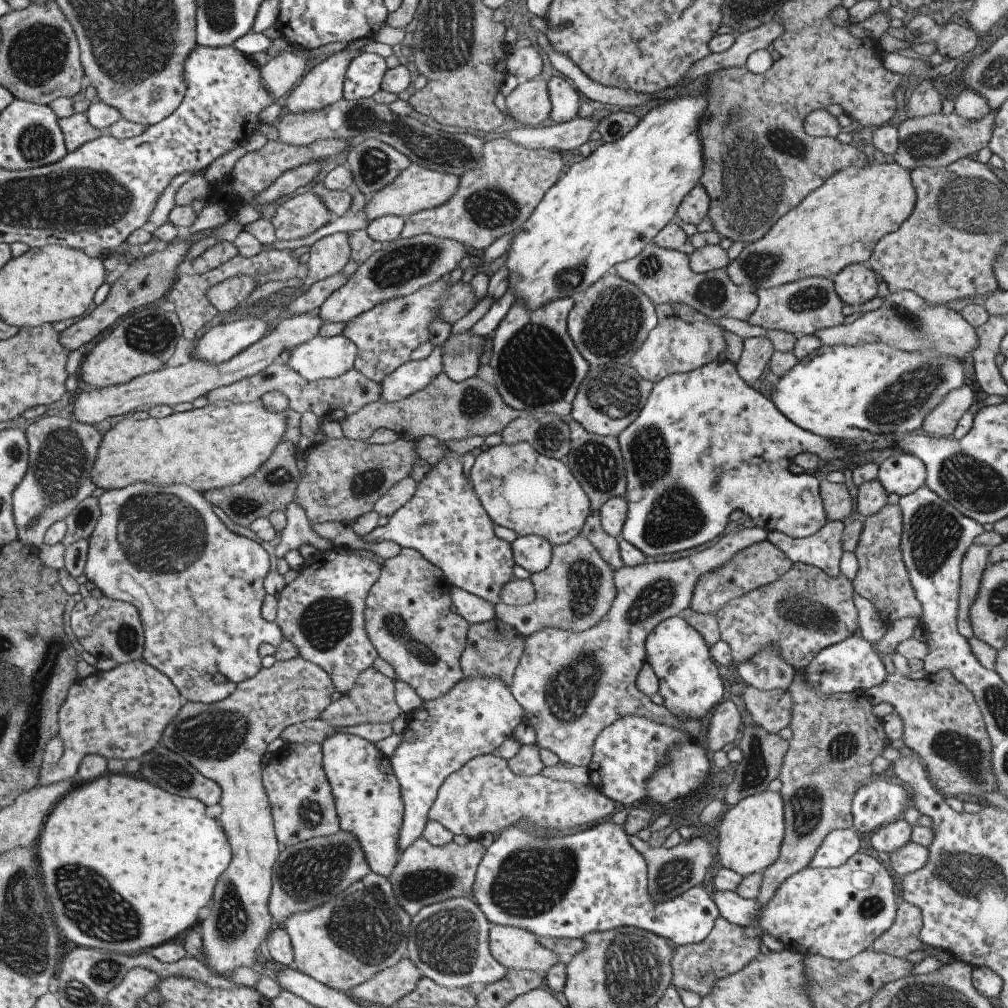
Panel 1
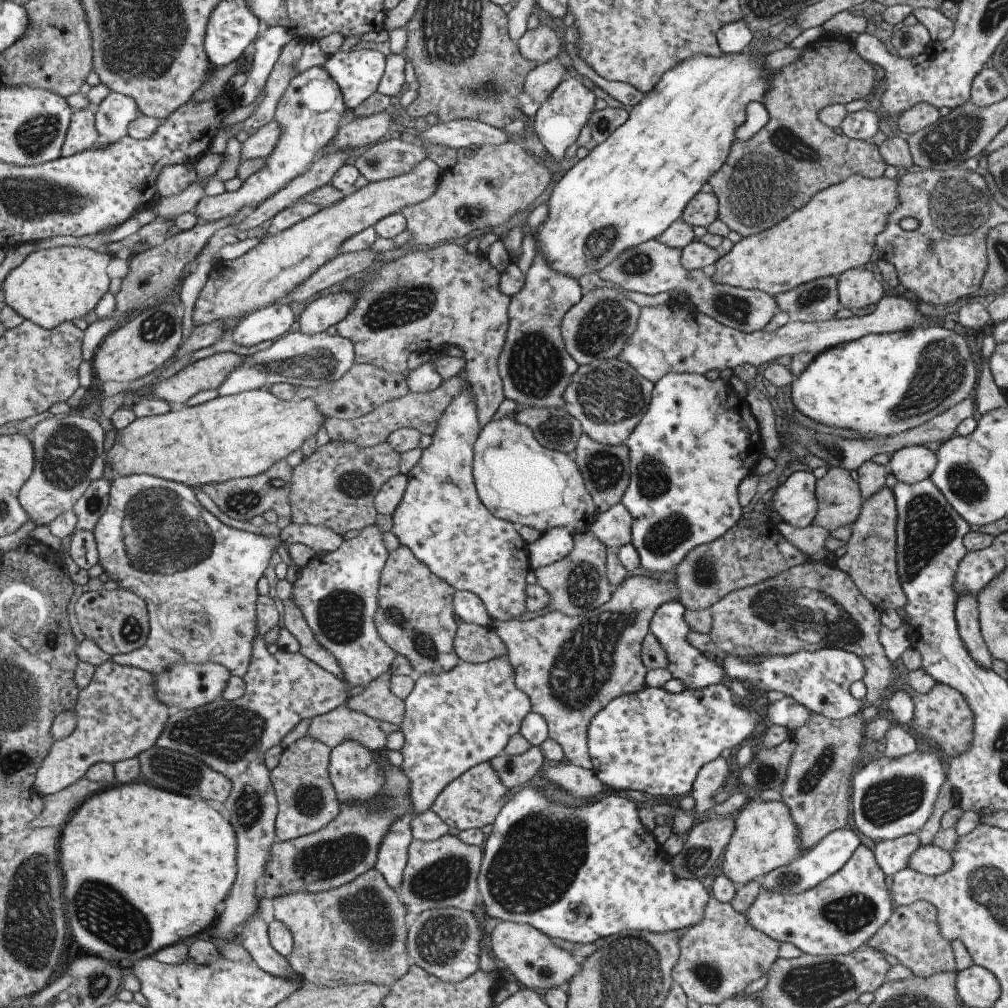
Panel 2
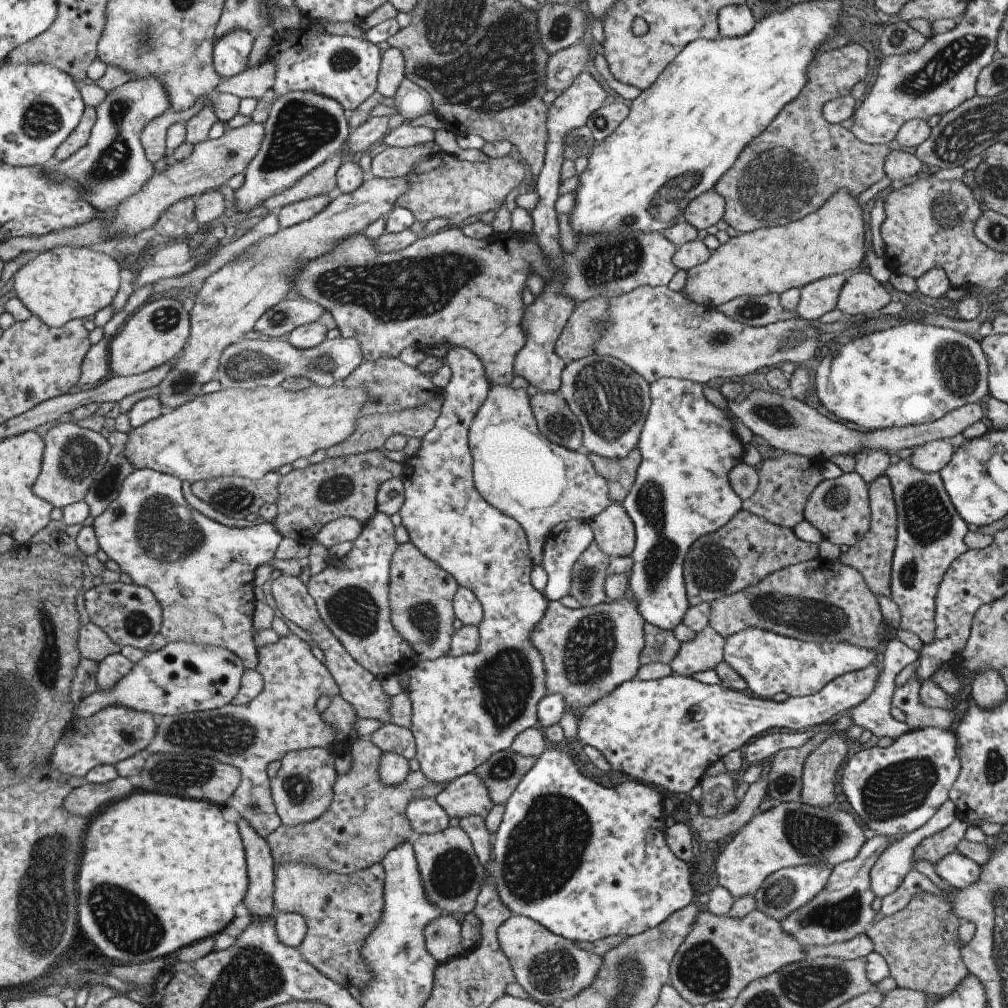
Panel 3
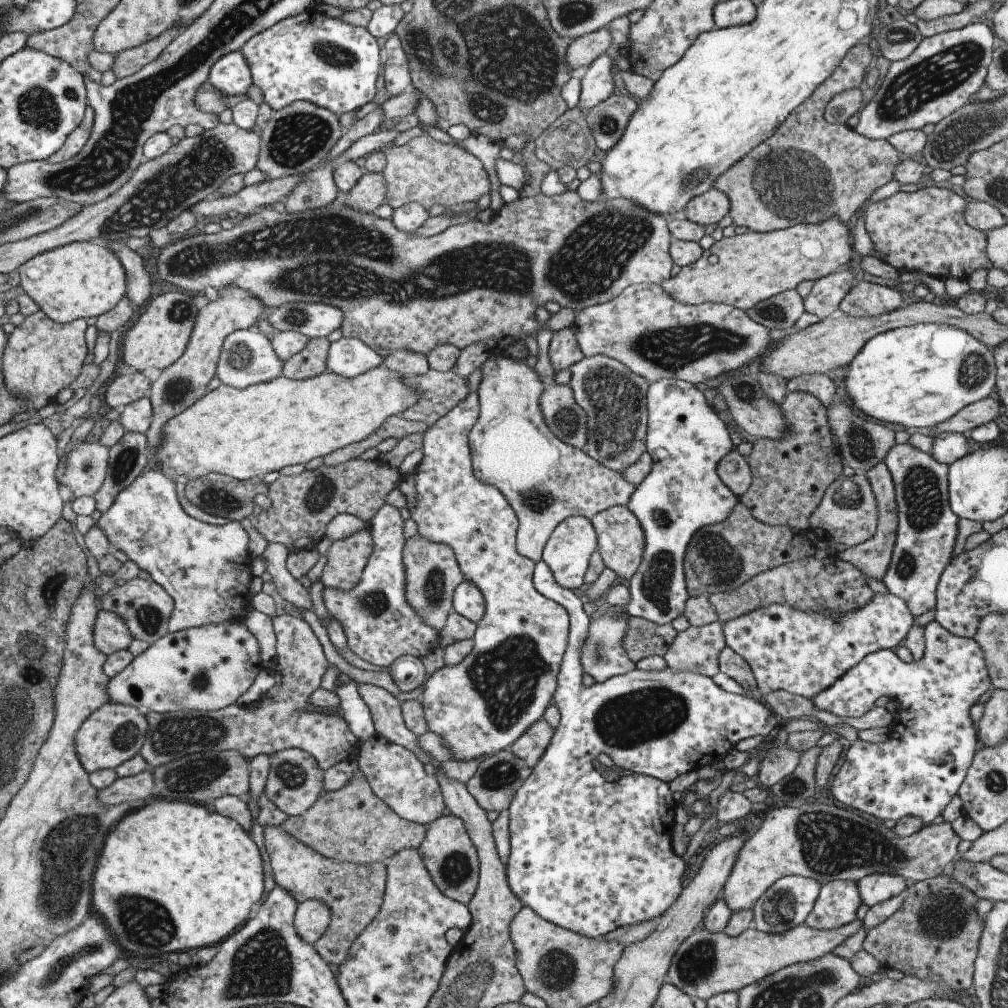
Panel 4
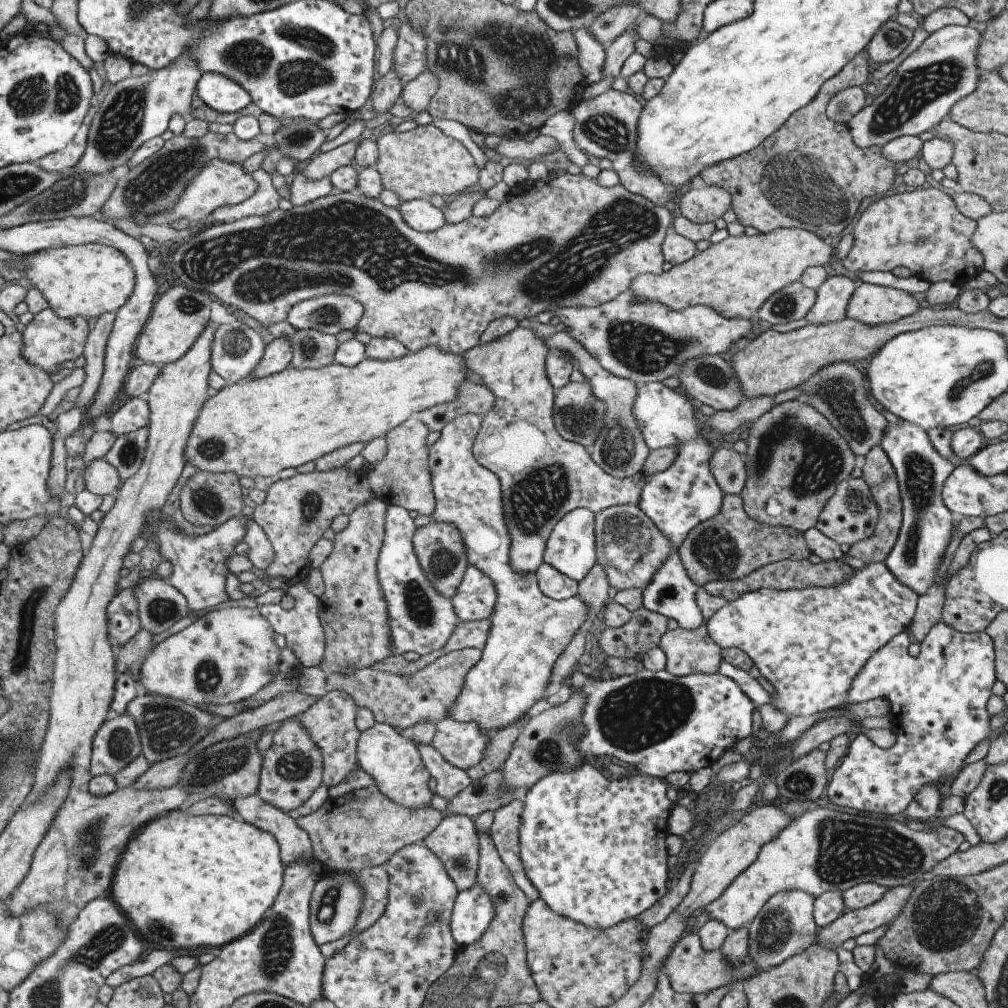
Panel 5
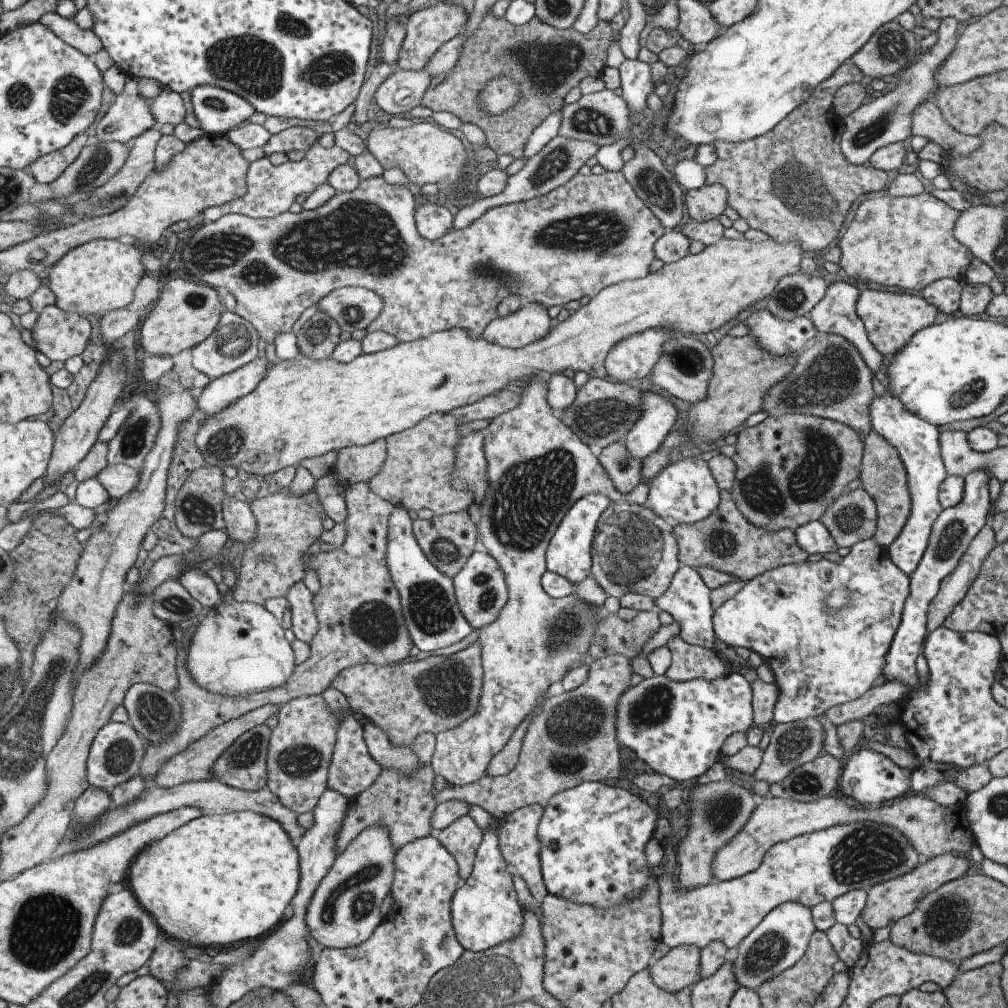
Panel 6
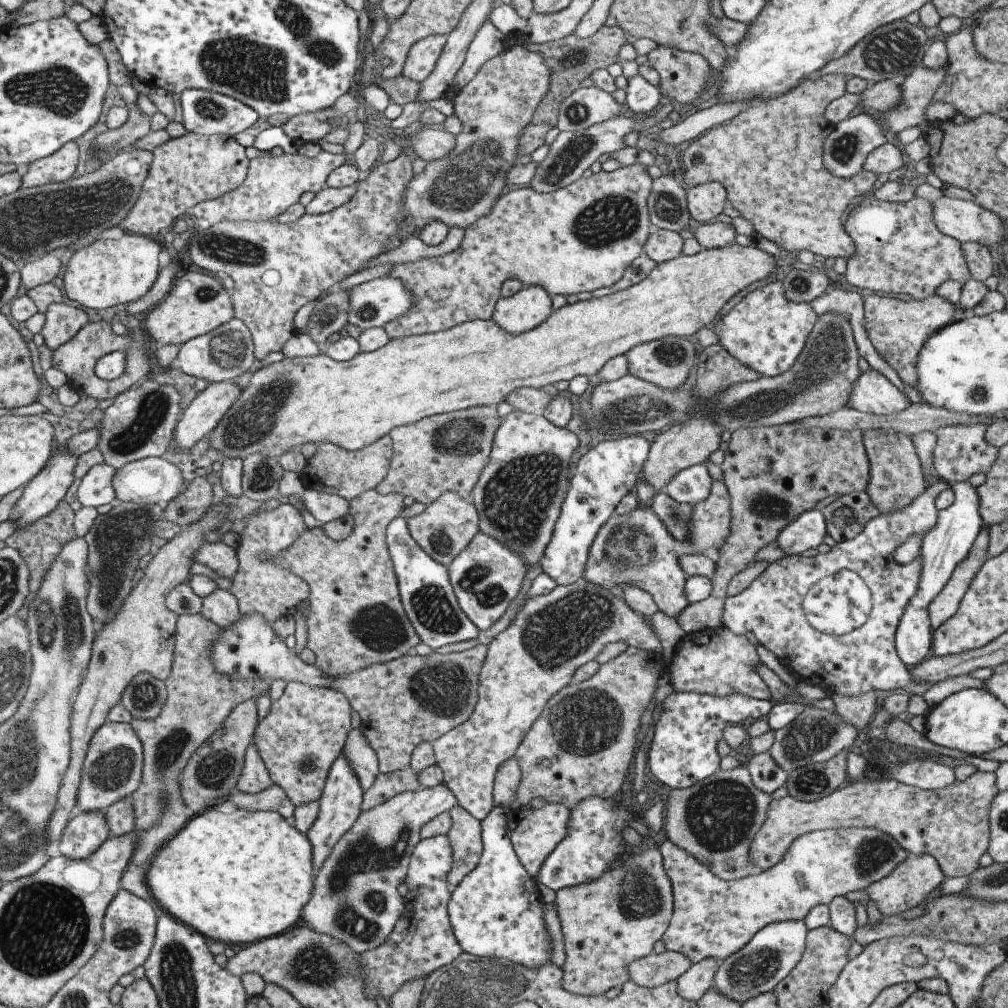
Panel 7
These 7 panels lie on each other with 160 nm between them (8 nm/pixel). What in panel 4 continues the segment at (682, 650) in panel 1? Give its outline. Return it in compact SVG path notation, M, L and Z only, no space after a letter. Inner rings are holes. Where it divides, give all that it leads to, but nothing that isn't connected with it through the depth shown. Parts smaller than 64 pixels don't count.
M659 379L648 383L645 396L645 452L652 458L652 463L649 472L645 473L645 478L633 489L626 502L626 507L635 515L643 531L644 549L635 572L626 582L630 595L623 610L631 617L664 625L682 614L689 597L682 567L688 542L701 528L723 522L739 500L716 473L718 462L731 450L731 442L724 422L705 403L701 391L687 381Z

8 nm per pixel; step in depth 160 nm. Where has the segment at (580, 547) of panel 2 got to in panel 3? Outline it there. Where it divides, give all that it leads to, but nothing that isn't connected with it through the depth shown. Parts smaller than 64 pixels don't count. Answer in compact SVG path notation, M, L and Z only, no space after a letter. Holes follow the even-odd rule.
M591 541L571 567L567 595L575 598L581 607L605 602L604 579L609 563L610 557Z

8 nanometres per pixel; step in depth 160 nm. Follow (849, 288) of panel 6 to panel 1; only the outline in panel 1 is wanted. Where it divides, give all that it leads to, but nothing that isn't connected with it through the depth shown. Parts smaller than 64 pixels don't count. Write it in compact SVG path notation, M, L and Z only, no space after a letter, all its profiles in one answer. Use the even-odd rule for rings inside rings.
M805 277L768 289L751 290L757 297L755 308L746 318L747 324L769 330L785 330L796 337L813 335L818 330L841 325L843 306L835 292L833 281L827 277Z

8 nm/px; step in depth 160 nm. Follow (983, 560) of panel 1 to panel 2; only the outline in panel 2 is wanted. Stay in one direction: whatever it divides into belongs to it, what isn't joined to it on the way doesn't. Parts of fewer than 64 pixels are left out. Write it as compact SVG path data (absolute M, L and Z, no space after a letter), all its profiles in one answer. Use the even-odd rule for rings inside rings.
M971 593L957 595L954 600L954 617L959 638L964 642L967 652L978 665L990 669L992 658L978 627L976 596Z

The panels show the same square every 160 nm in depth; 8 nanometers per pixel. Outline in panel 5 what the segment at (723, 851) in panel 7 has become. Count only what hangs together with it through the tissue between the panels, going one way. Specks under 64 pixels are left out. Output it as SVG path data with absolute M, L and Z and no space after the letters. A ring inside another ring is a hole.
M694 865L687 867L677 883L673 885L672 889L667 890L662 899L659 899L647 910L640 912L639 915L634 917L634 920L641 923L647 930L663 922L668 917L668 914L683 900L685 893L688 891L690 876L694 869L692 866Z

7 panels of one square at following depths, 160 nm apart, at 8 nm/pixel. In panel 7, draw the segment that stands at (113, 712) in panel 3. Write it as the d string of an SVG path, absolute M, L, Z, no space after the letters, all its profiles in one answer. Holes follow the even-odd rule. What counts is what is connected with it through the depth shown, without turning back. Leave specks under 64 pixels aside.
M106 720L89 741L81 767L76 806L81 811L101 811L137 788L142 771L142 744L129 723Z

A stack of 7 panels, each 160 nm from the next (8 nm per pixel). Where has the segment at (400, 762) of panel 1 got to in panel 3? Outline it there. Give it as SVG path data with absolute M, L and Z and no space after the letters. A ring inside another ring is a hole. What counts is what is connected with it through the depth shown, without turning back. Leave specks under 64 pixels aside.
M452 346L447 347L444 352L445 365L450 370L449 382L441 390L443 392L443 403L439 410L439 415L434 420L433 426L420 438L421 444L413 456L409 457L402 465L402 487L404 490L404 499L401 508L398 510L401 526L407 531L408 541L426 559L434 562L441 570L444 570L459 587L469 589L482 606L482 619L476 626L478 628L478 644L474 653L465 653L456 657L445 655L433 660L419 660L411 668L406 670L408 676L408 685L405 692L410 700L411 716L410 728L411 734L415 741L415 760L419 764L419 771L425 775L425 778L432 783L443 785L452 781L454 778L460 777L465 773L471 772L476 766L485 762L492 754L497 751L509 749L513 739L526 728L537 726L536 704L539 699L544 696L544 668L541 657L538 652L530 646L530 630L541 620L544 610L548 605L548 601L544 595L530 585L530 572L536 561L536 554L532 553L526 541L524 530L517 524L516 520L501 514L496 508L487 504L479 493L475 490L472 481L472 456L468 447L468 428L472 423L473 417L476 415L478 408L481 406L483 399L486 397L487 391L490 389L488 382L485 380L483 365L479 359L465 347Z

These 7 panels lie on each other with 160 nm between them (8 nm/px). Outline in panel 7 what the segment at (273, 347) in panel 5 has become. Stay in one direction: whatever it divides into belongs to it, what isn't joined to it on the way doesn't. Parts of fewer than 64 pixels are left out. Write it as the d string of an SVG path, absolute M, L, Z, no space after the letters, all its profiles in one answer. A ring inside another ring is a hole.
M237 379L230 381L215 381L209 383L208 386L199 391L195 398L185 408L183 416L174 427L174 440L178 447L189 448L199 439L205 439L208 434L215 428L215 425L220 421L222 414L238 400L241 394L243 385L237 384Z

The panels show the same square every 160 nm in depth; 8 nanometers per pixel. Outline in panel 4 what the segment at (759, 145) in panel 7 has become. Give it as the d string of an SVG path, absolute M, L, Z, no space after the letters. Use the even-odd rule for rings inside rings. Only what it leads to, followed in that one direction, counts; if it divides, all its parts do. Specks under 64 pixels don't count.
M855 44L844 54L837 68L815 90L797 105L777 125L769 138L762 140L749 152L735 161L724 173L721 173L712 184L728 198L732 224L743 226L748 231L764 233L775 229L789 228L791 224L820 223L828 215L837 215L843 222L869 198L869 195L892 180L892 170L897 164L897 151L889 144L888 139L871 140L857 134L851 127L828 123L824 119L824 108L827 102L840 92L860 88L871 54L865 45Z

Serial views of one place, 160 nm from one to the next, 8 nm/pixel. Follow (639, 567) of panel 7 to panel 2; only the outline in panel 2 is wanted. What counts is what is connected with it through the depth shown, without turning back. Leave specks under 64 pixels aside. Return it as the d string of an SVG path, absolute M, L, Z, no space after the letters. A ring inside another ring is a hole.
M619 502L602 513L597 513L596 519L588 529L601 544L616 550L630 542L631 521L629 511Z

